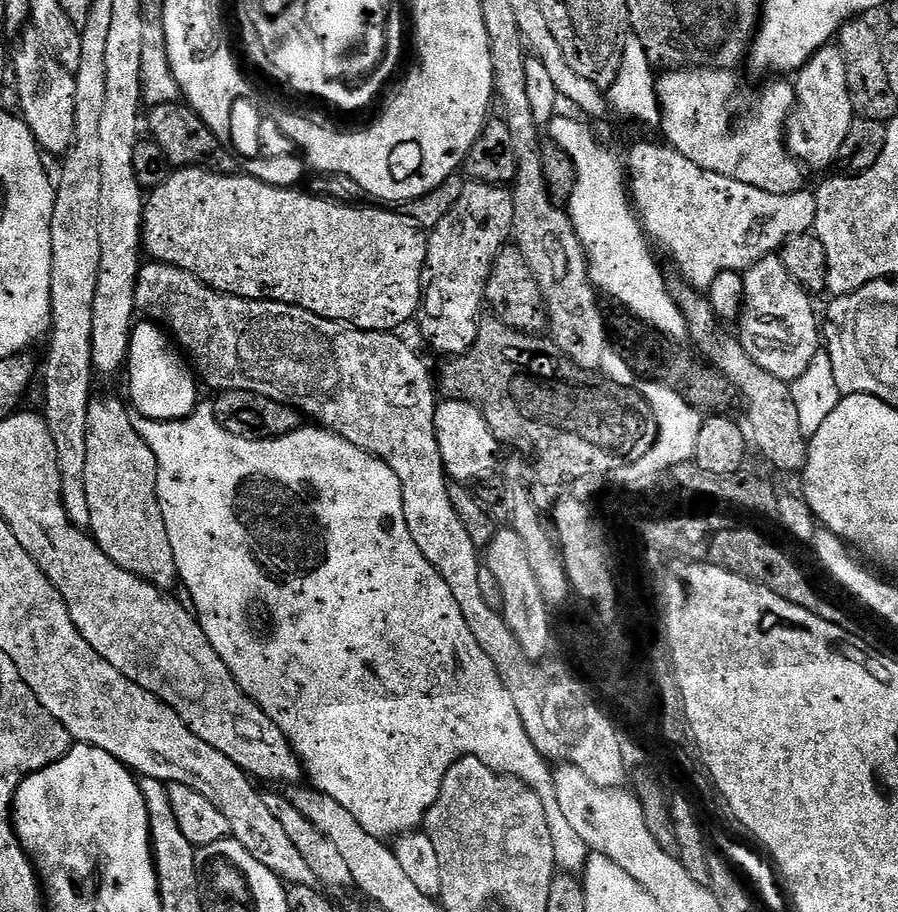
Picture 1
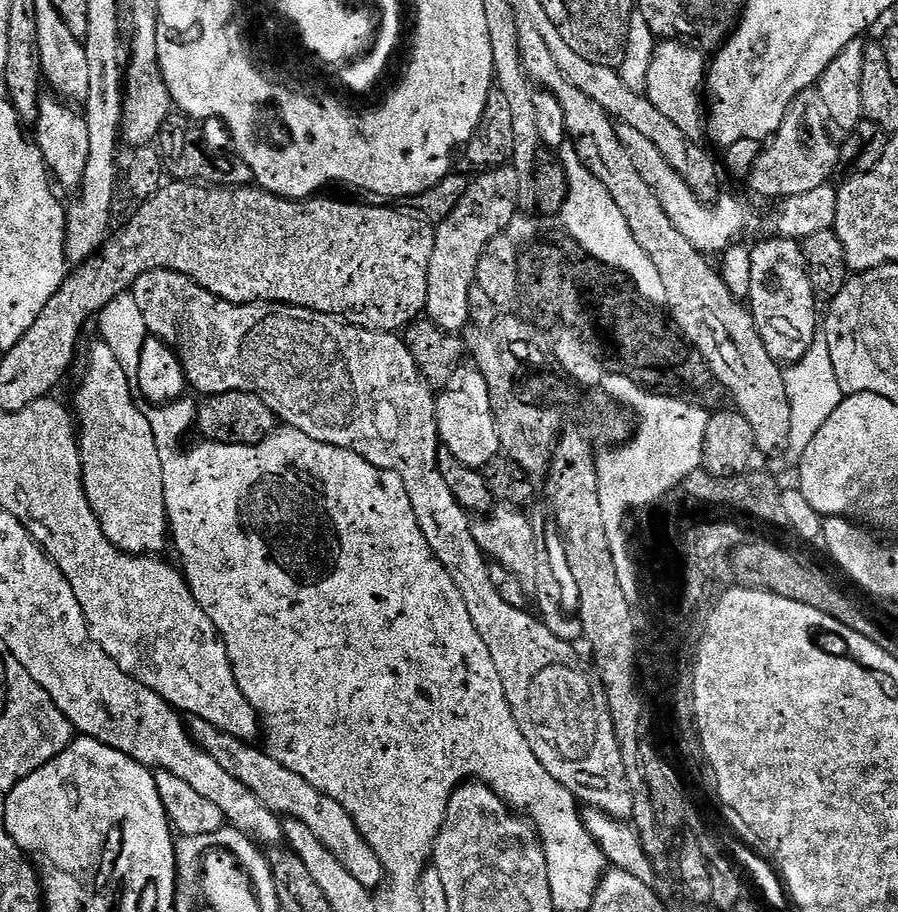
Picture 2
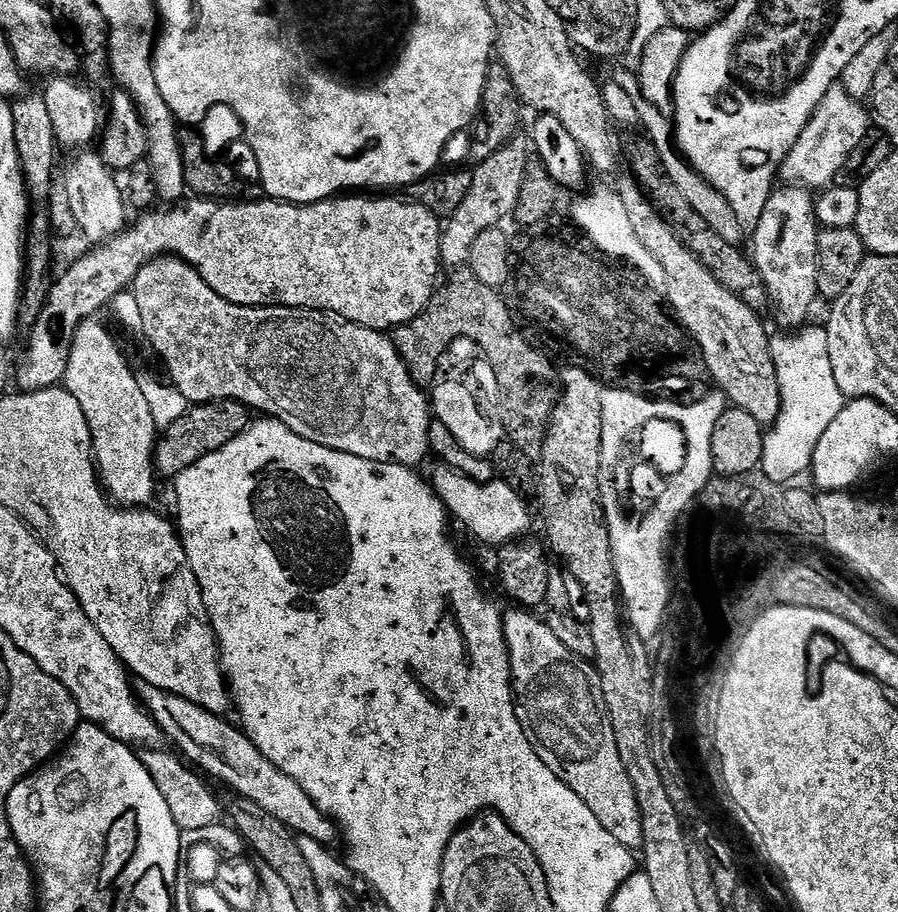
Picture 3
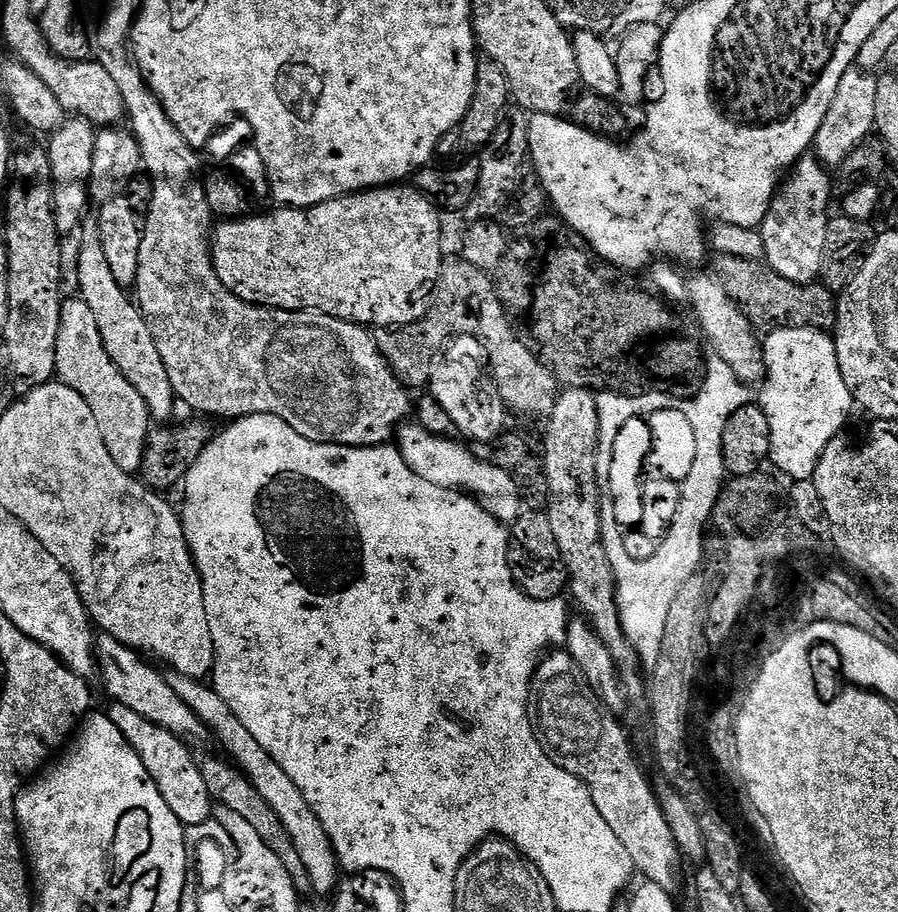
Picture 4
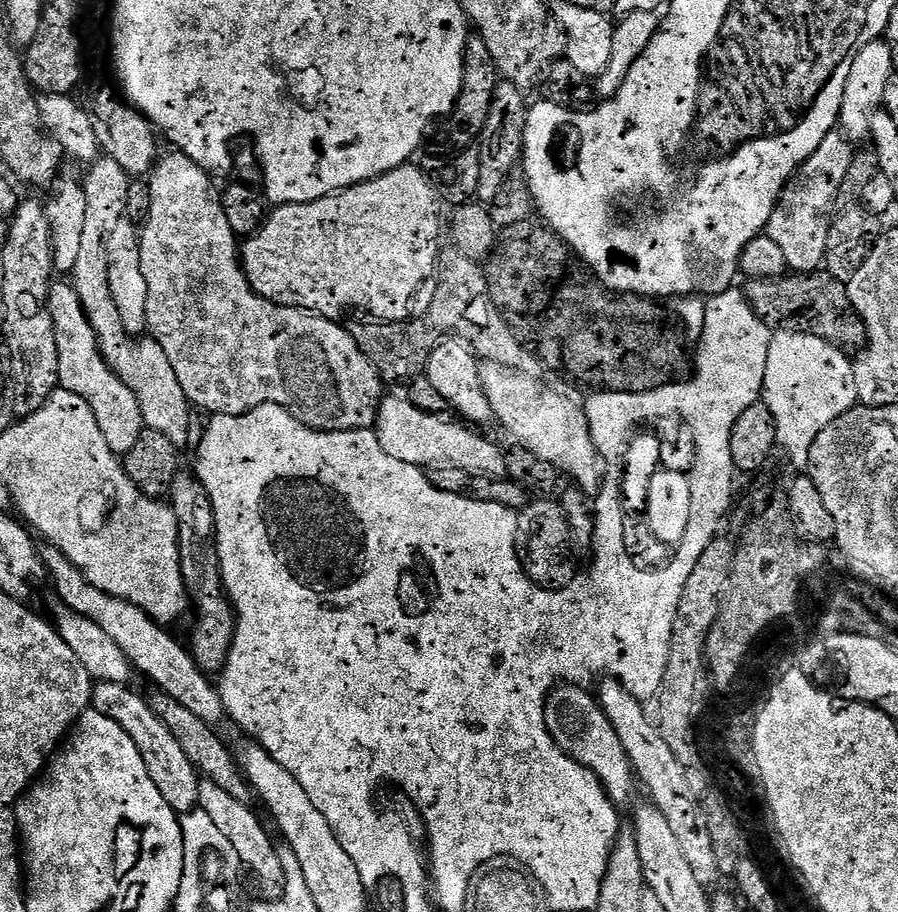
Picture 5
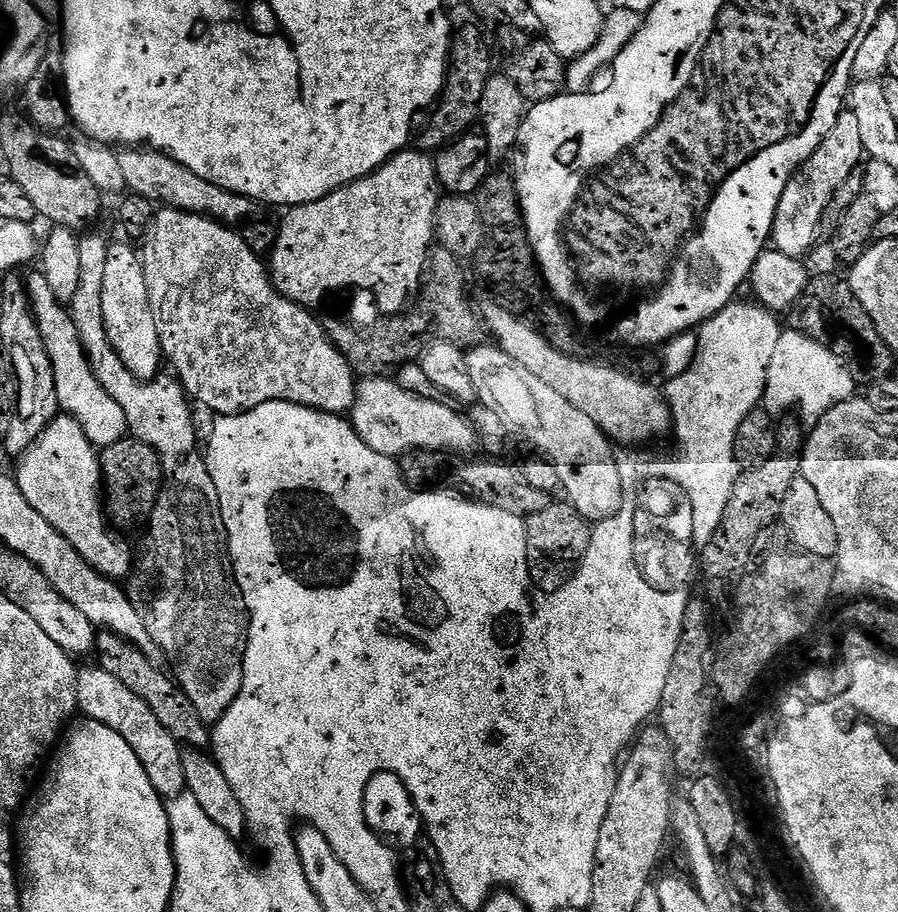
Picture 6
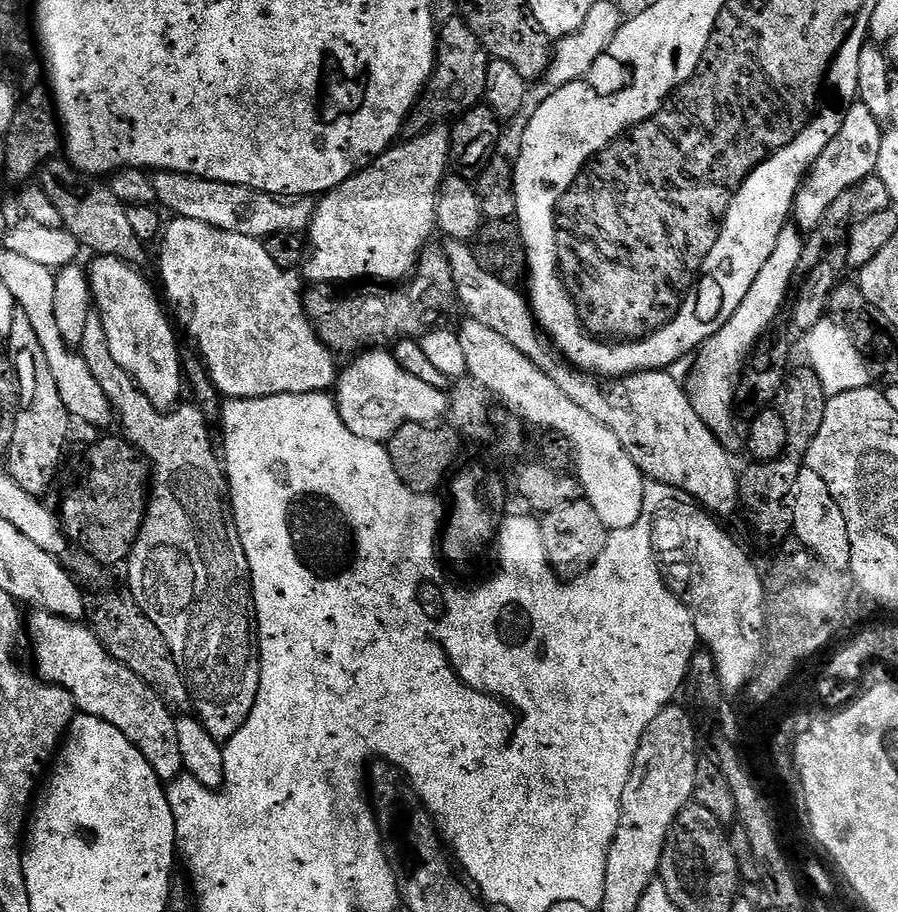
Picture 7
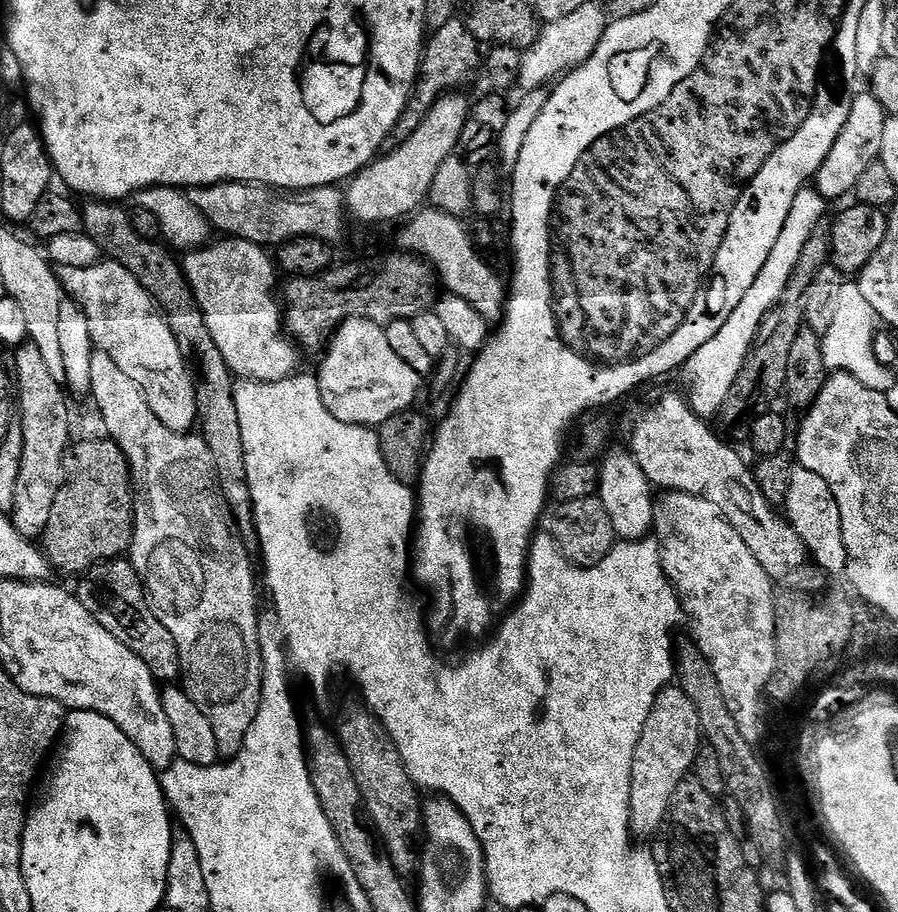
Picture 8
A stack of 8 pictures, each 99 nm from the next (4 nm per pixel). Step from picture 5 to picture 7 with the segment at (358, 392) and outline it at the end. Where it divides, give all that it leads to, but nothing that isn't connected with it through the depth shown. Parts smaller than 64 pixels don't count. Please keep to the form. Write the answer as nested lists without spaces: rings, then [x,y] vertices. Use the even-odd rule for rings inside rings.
[[[178,216],[169,219],[169,221],[169,224],[167,221],[166,227],[158,240],[158,245],[160,244],[160,280],[164,283],[162,296],[170,309],[171,315],[174,317],[175,323],[178,325],[179,331],[183,335],[185,332],[196,343],[196,348],[200,351],[205,366],[208,367],[208,376],[212,379],[213,386],[221,392],[221,397],[229,400],[253,400],[263,396],[328,392],[338,379],[338,367],[336,368],[334,362],[336,360],[327,345],[320,340],[319,335],[308,320],[308,313],[305,312],[305,301],[300,301],[301,281],[299,279],[296,281],[292,272],[284,272],[271,260],[270,254],[266,254],[264,249],[263,240],[246,238],[246,234],[230,234],[226,230],[218,230],[206,222],[194,222],[194,218]]]

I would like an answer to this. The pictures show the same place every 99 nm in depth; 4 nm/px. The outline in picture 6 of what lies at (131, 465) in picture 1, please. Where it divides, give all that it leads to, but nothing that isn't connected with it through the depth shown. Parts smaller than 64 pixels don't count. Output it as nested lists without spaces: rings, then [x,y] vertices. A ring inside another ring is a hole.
[[[36,270],[36,273],[26,280],[26,291],[31,301],[32,313],[53,361],[61,409],[67,415],[76,417],[84,433],[97,449],[103,450],[114,442],[125,439],[129,435],[126,414],[93,374],[91,364],[86,362],[84,348],[80,345],[80,335],[65,301],[60,300],[58,294],[54,294],[54,286],[50,286],[47,277],[40,270]]]

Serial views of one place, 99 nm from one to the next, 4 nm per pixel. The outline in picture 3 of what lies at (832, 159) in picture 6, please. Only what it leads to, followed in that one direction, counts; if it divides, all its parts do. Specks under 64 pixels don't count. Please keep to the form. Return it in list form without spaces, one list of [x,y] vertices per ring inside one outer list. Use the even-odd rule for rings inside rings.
[[[780,186],[773,191],[766,202],[766,210],[762,210],[762,218],[758,218],[757,229],[750,233],[752,252],[750,259],[756,265],[758,274],[762,274],[762,282],[768,288],[768,299],[771,307],[776,307],[776,320],[784,330],[799,330],[809,323],[808,315],[812,312],[812,303],[818,300],[816,279],[818,278],[818,238],[821,225],[816,218],[816,200],[813,193],[803,186]]]

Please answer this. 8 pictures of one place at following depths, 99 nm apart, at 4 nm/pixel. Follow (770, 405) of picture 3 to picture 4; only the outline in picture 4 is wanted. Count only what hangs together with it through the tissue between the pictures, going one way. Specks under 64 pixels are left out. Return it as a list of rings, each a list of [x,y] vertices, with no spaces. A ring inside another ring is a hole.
[[[711,275],[691,277],[688,283],[688,301],[692,306],[692,312],[696,315],[695,323],[700,323],[699,331],[704,331],[703,339],[712,343],[715,359],[726,362],[730,370],[739,380],[744,381],[749,386],[756,386],[765,378],[765,367],[762,359],[762,344],[758,339],[758,333],[752,327],[744,312],[737,306],[722,290],[722,286]]]

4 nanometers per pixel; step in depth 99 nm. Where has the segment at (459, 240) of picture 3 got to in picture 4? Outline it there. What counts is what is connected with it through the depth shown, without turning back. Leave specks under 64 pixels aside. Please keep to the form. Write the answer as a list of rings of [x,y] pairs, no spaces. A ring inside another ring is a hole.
[[[519,106],[509,107],[505,112],[498,130],[494,130],[494,138],[482,149],[478,156],[478,190],[468,204],[466,216],[469,221],[490,220],[499,217],[508,200],[516,191],[522,175],[522,169],[529,159],[528,151],[528,121],[529,113]]]

